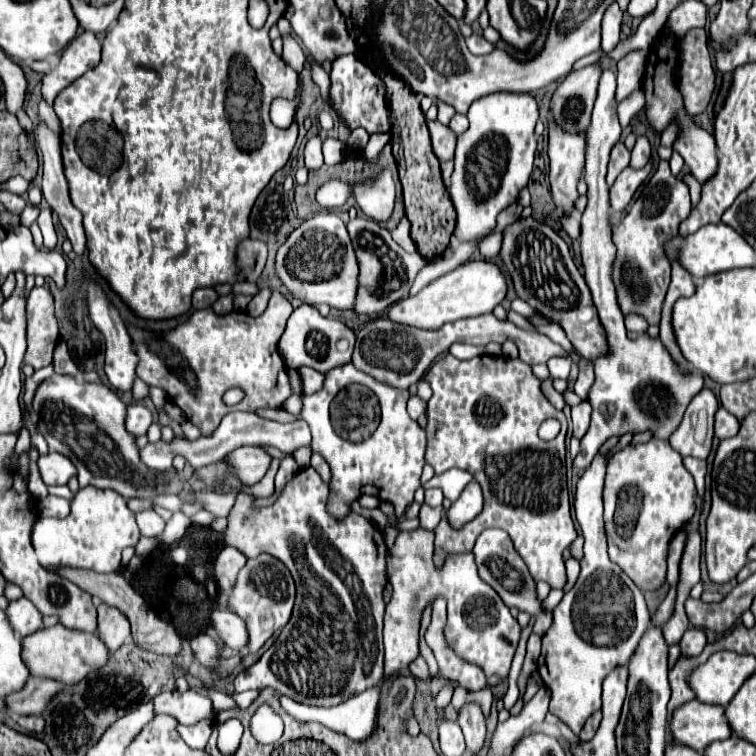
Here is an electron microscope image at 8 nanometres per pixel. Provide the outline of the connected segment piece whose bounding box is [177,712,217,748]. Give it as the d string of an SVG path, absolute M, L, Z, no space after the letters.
M213 712L209 718L193 724L193 726L183 726L183 724L177 724L177 732L181 734L181 738L187 742L187 746L191 748L205 748L207 746L207 740L211 736L211 732L215 730L215 714Z

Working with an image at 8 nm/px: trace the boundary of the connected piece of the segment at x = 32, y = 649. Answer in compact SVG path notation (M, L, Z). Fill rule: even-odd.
M57 624L53 628L37 630L35 634L23 638L23 658L29 666L31 676L45 676L65 684L73 684L85 680L87 674L105 666L105 662L109 662L109 650L101 642L101 638L97 638L97 634L69 630Z

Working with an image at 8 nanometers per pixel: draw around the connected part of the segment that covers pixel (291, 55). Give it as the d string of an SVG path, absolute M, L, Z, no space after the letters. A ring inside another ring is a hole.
M283 34L283 60L297 72L303 70L303 64L305 64L305 54L297 42L295 36L289 36L289 34Z

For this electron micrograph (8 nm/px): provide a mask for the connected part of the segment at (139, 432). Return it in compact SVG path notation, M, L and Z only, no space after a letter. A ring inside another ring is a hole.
M135 404L135 406L127 406L127 430L135 436L143 436L147 434L149 426L155 422L155 414L145 408L143 404Z

